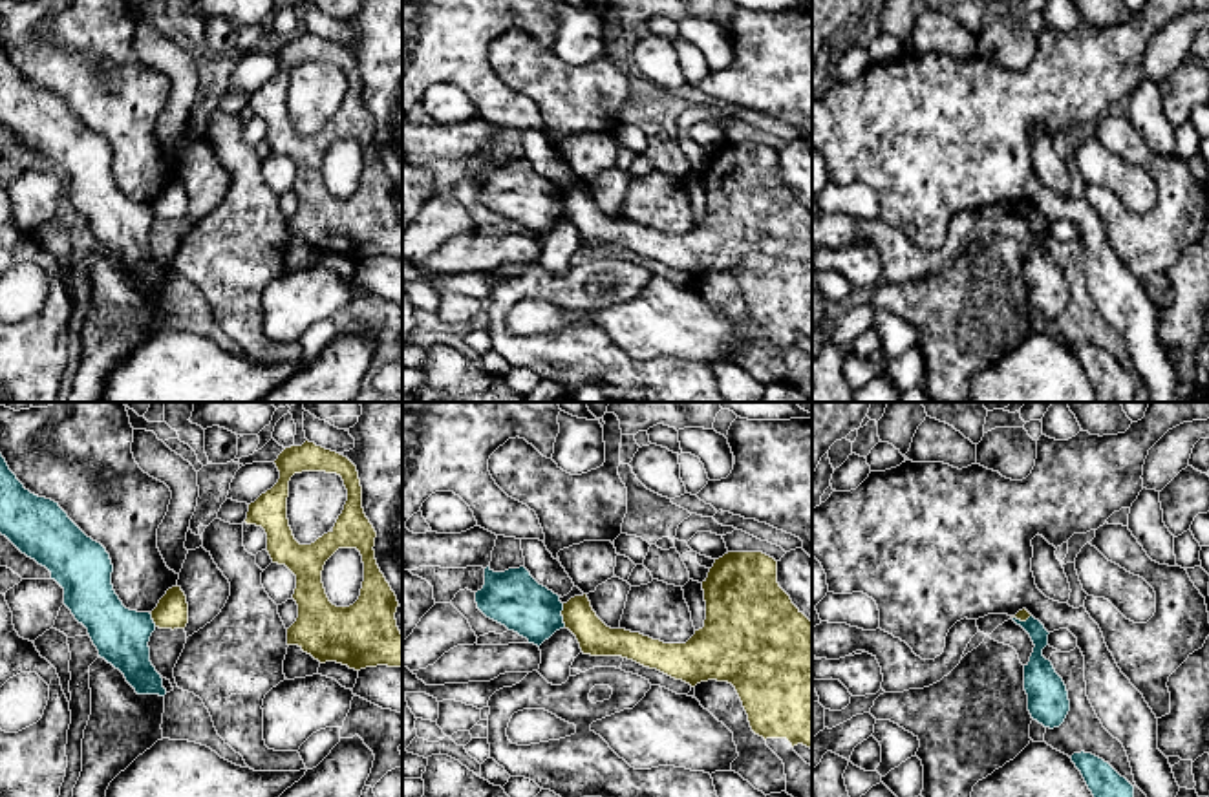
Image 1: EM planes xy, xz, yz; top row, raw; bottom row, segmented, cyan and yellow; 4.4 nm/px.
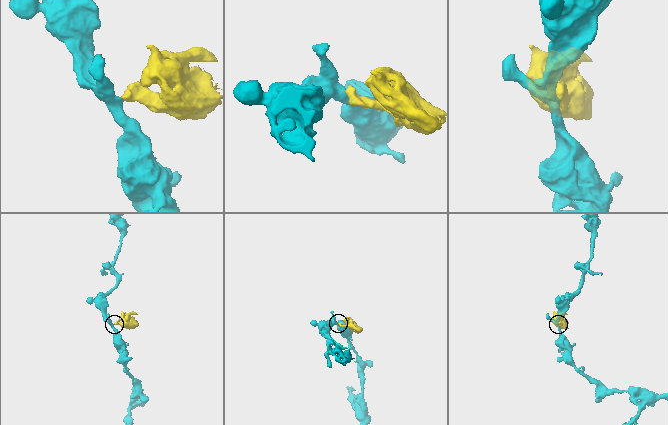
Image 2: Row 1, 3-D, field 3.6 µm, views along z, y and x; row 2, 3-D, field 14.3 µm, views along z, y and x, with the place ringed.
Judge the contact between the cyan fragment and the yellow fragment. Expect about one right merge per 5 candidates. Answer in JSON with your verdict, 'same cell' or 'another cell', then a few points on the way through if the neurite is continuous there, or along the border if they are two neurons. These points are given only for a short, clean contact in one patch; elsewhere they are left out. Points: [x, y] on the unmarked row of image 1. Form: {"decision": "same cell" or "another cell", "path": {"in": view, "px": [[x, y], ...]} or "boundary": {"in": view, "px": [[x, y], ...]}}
{"decision": "another cell", "boundary": {"in": "xz", "px": [[562, 194], [562, 212], [566, 216]]}}

